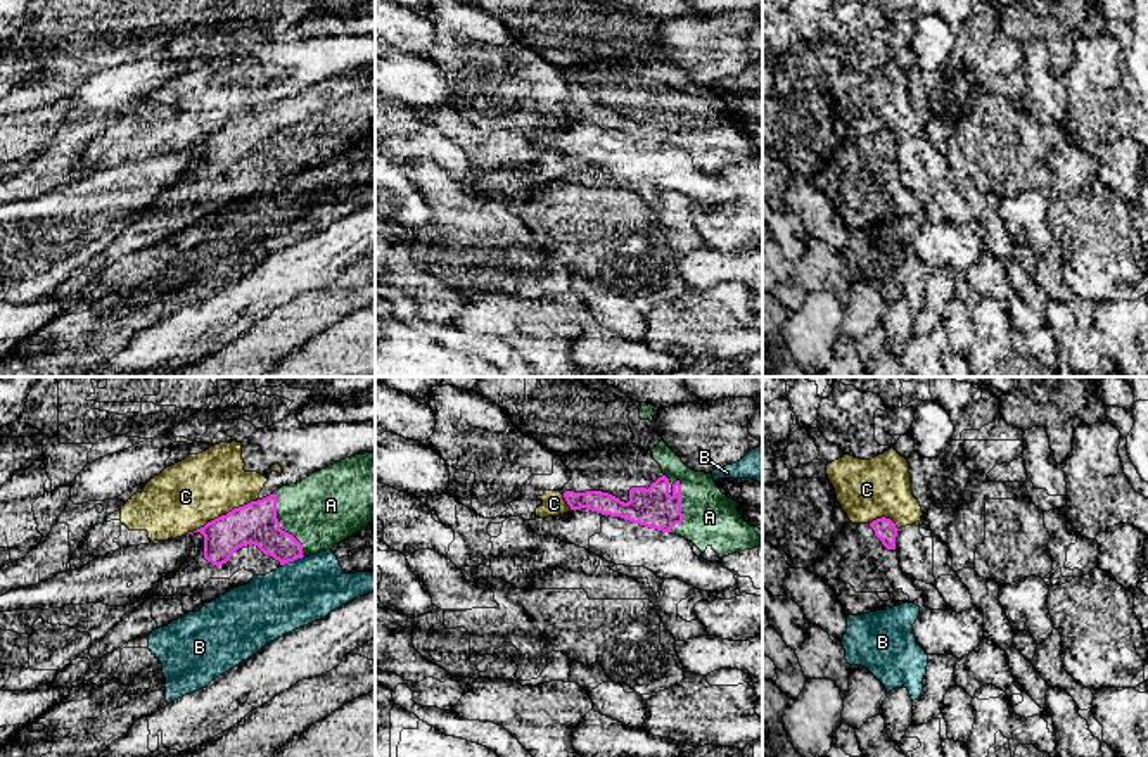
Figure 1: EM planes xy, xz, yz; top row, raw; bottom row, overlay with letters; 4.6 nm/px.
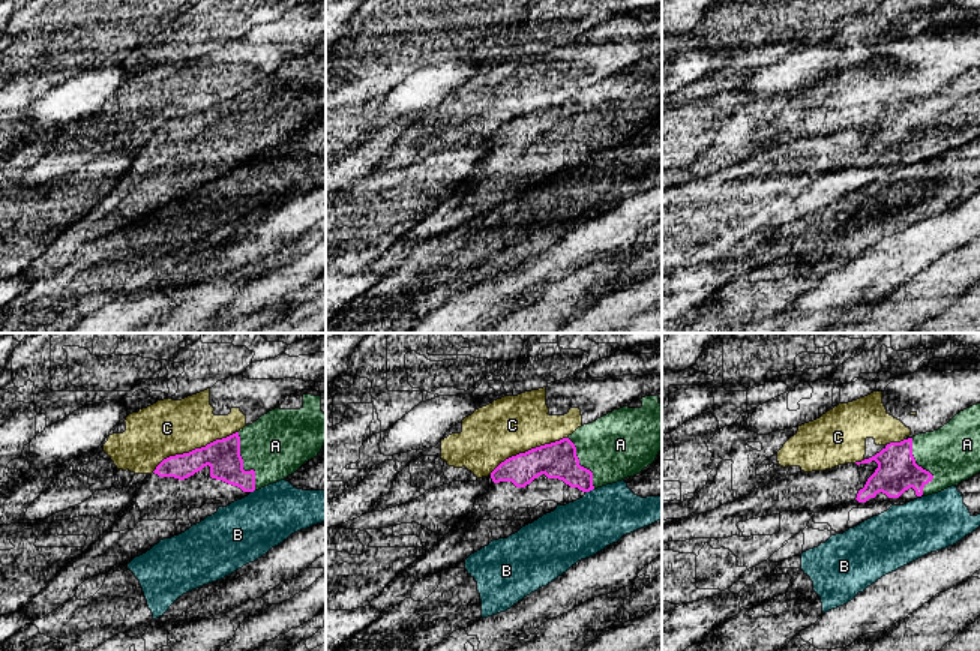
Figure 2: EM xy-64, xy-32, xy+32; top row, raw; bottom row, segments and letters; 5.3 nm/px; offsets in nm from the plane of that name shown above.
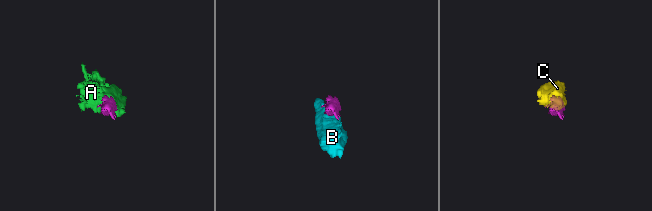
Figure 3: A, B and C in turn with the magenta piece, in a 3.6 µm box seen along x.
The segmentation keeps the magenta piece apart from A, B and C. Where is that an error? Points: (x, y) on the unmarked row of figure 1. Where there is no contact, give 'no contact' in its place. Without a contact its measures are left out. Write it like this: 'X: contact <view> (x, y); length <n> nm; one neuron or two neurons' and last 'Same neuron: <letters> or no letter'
A: contact xz (680, 113); length 280 nm; one neuron
B: contact xy (293, 173); length 120 nm; two neurons
C: contact xy (222, 128); length 360 nm; two neurons
Same neuron: A

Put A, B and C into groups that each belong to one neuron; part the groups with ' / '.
A / B / C

